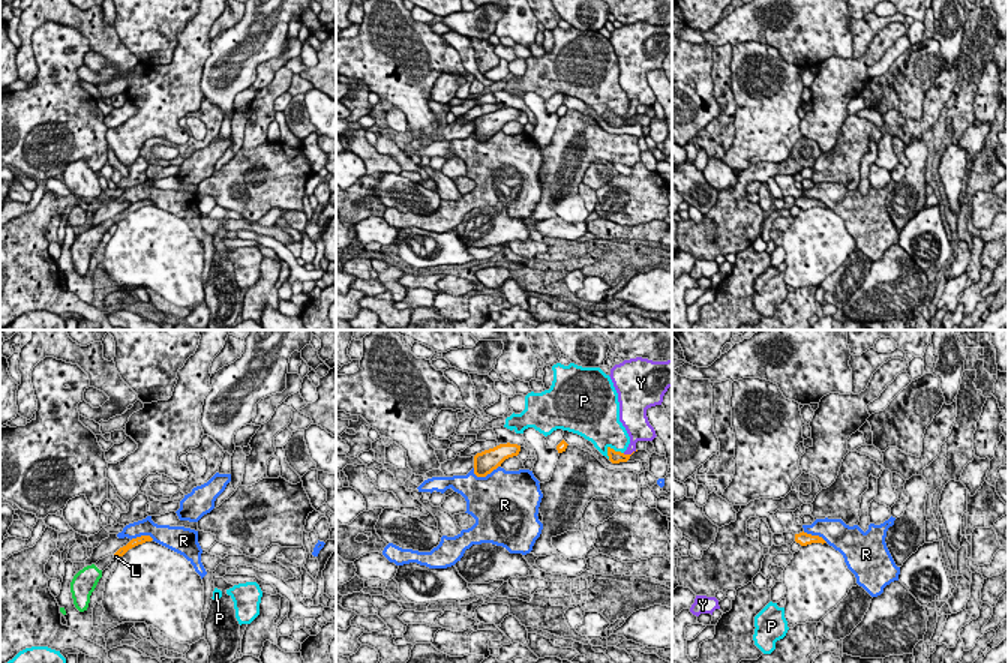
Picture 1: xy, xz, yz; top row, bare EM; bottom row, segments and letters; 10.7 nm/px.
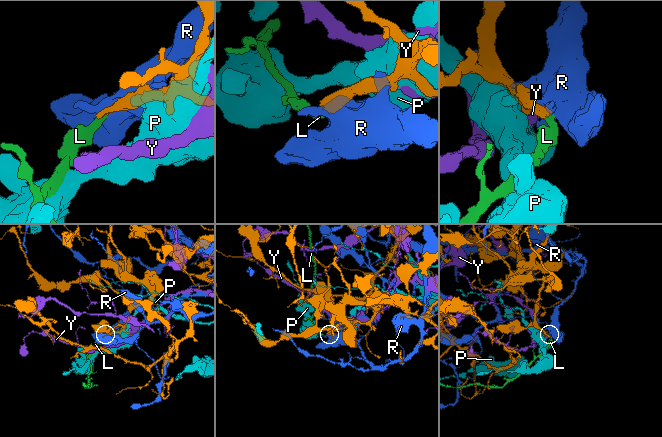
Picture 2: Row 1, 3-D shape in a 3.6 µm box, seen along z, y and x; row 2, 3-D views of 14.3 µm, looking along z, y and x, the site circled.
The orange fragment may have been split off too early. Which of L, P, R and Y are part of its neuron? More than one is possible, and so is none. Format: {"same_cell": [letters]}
{"same_cell": ["L"]}

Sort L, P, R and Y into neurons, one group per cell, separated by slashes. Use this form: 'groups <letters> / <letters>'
groups L / P / R / Y

